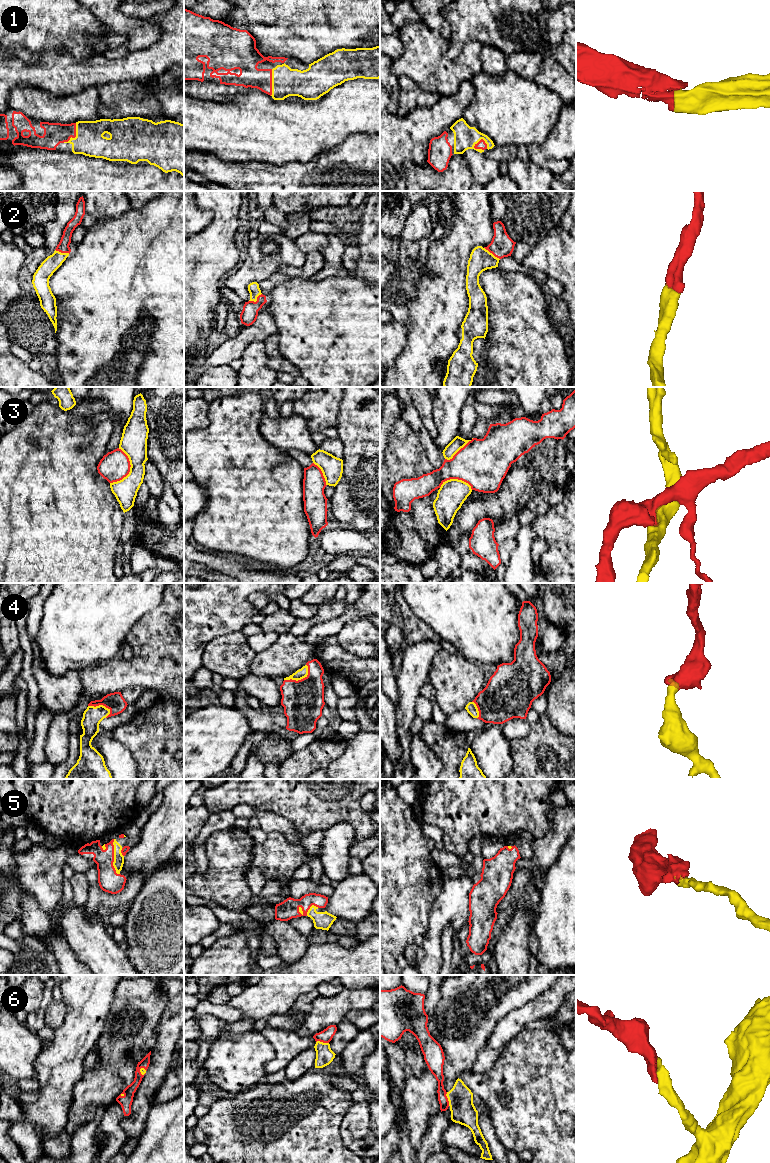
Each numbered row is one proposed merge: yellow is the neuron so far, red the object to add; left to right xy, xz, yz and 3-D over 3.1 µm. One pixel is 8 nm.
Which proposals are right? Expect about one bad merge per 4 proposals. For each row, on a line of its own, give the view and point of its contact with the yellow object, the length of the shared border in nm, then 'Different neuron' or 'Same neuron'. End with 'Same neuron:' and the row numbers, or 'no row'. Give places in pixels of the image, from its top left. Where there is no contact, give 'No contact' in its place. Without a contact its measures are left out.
1: Touches yellow at yz (480, 139). Shared border 120 nm. Same neuron
2: Touches yellow at xz (256, 300). Shared border 120 nm. Same neuron
3: Touches yellow at xy (130, 469). Shared border 300 nm. Different neuron
4: Touches yellow at xz (299, 679). Shared border 240 nm. Same neuron
5: Touches yellow at xy (114, 857). Shared border 300 nm. Same neuron
6: Touches yellow at yz (448, 1099). Shared border 110 nm. Same neuron
Same neuron: 1, 2, 4, 5, 6

